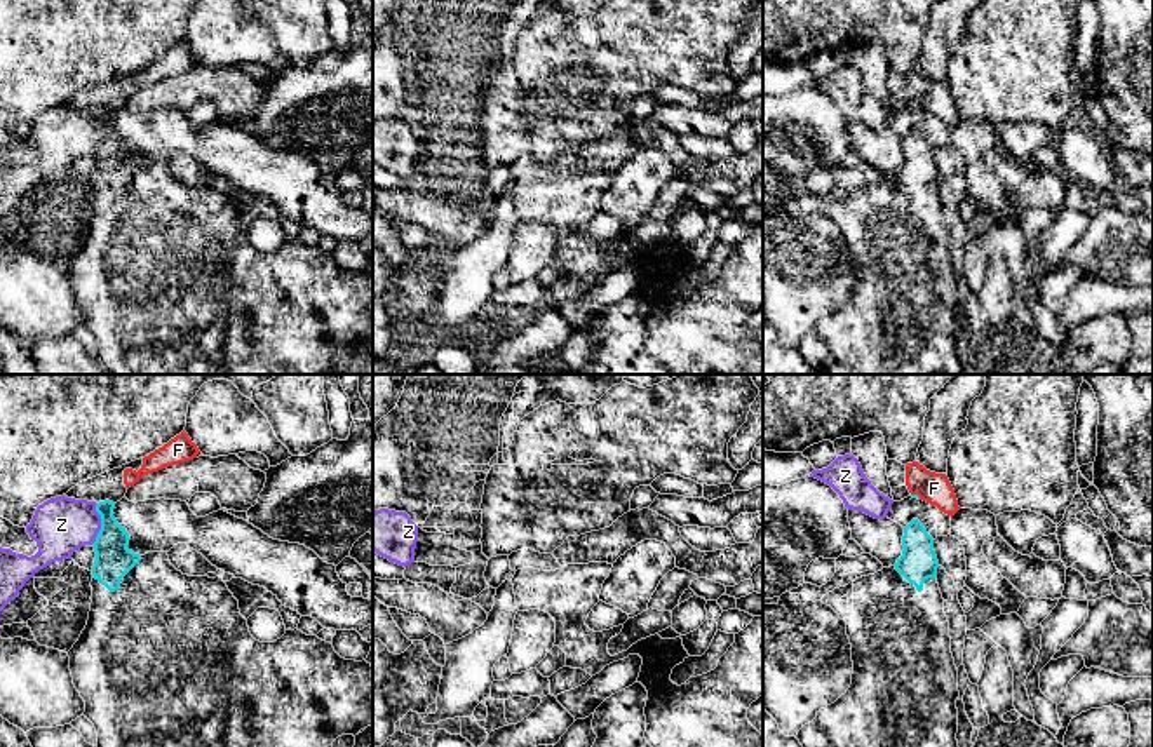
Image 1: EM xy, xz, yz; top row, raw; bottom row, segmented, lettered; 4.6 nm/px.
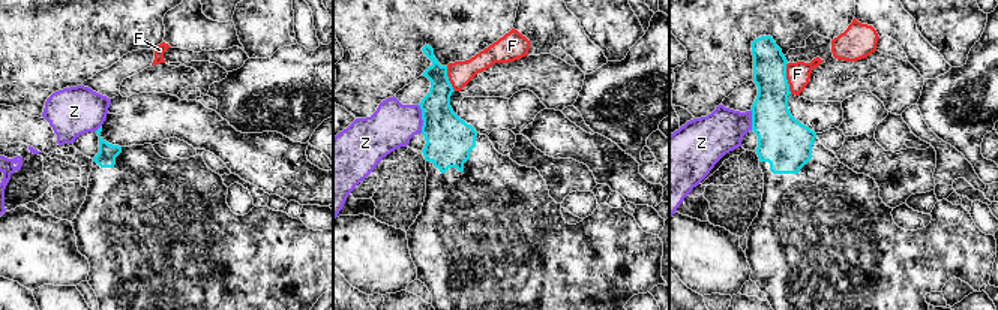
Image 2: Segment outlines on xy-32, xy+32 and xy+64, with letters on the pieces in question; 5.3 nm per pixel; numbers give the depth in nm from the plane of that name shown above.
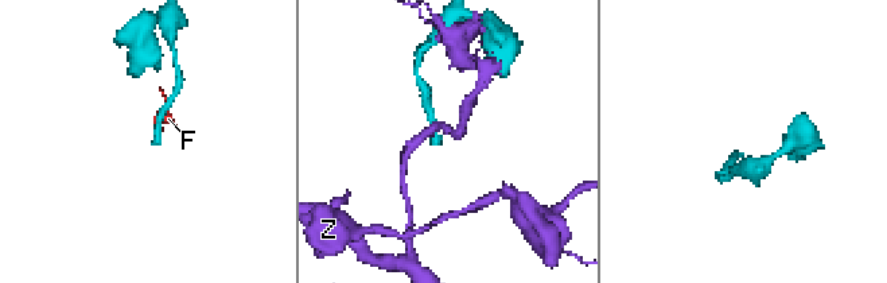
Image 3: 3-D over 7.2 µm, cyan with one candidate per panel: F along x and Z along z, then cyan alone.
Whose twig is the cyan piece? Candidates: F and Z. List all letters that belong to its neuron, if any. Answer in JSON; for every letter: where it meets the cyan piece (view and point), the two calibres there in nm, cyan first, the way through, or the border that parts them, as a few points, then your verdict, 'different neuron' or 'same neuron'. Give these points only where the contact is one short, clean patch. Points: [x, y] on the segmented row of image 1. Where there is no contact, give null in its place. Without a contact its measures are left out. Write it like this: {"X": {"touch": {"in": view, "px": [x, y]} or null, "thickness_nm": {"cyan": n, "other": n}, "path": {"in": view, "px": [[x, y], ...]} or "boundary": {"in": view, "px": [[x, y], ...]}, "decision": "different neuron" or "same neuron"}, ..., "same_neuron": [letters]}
{"F": {"touch": {"in": "yz", "px": [917, 495]}, "thickness_nm": {"cyan": 20, "other": 140}, "boundary": {"in": "yz", "px": [[911, 493], [920, 498]]}, "decision": "different neuron"}, "Z": {"touch": {"in": "xy", "px": [101, 524]}, "thickness_nm": {"cyan": 170, "other": 260}, "boundary": {"in": "xy", "px": [[98, 504], [100, 531], [91, 544]]}, "decision": "different neuron"}, "same_neuron": []}

